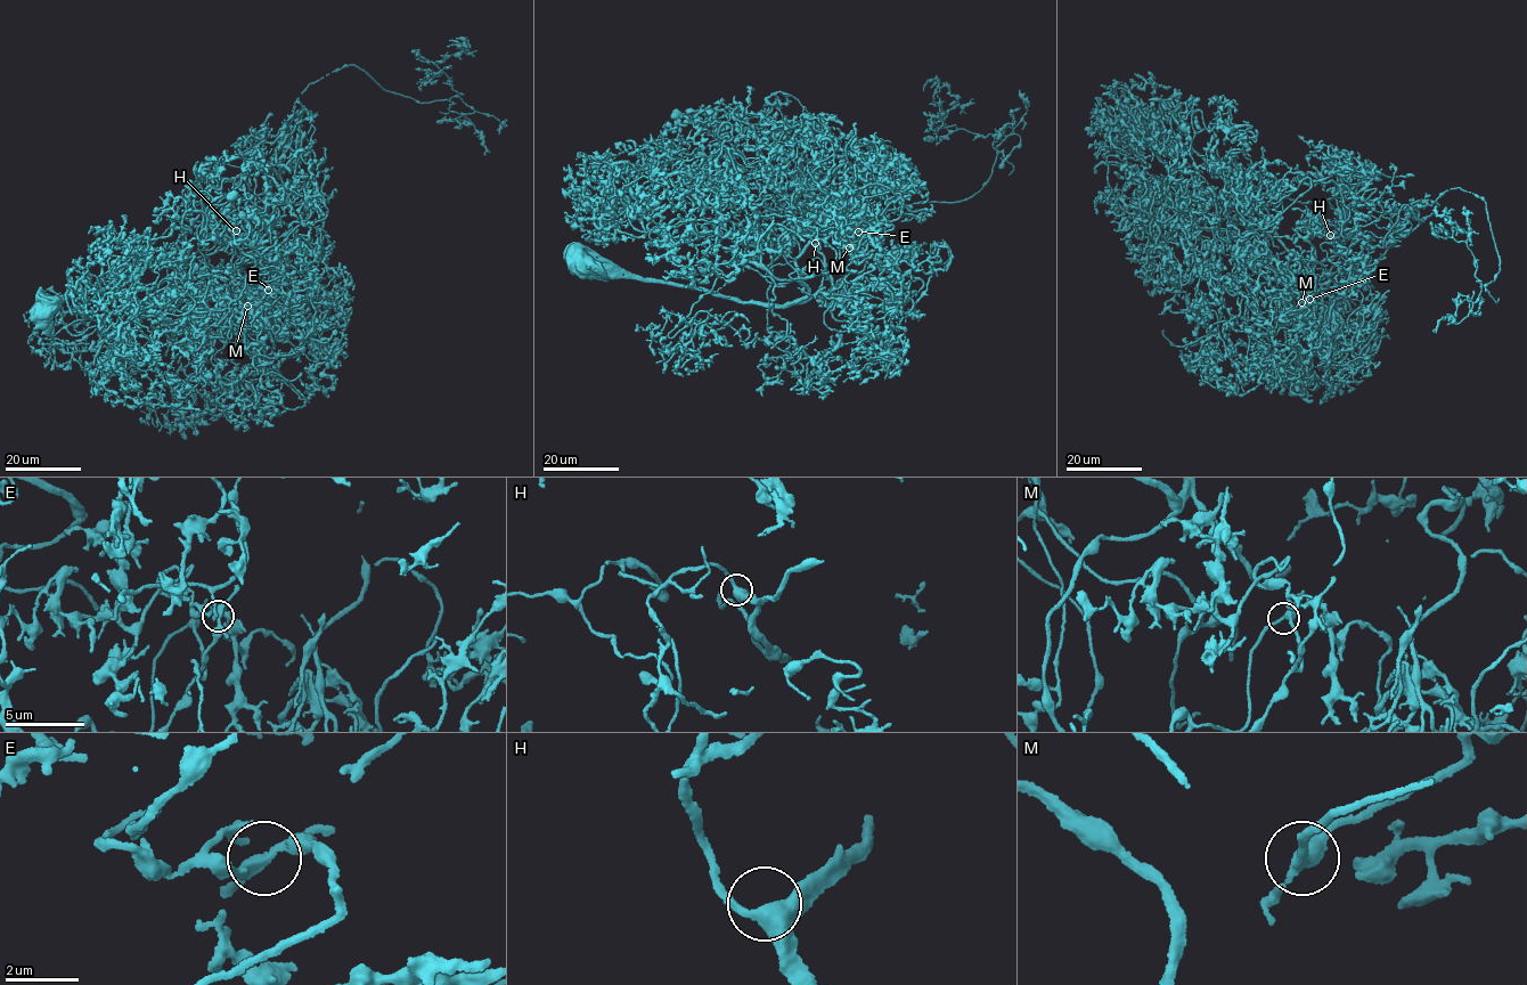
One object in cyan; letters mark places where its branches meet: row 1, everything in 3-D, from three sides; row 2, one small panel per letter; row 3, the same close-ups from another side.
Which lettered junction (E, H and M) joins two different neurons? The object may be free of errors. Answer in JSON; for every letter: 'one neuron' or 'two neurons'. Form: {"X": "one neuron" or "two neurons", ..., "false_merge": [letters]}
{"E": "one neuron", "H": "one neuron", "M": "one neuron", "false_merge": []}

